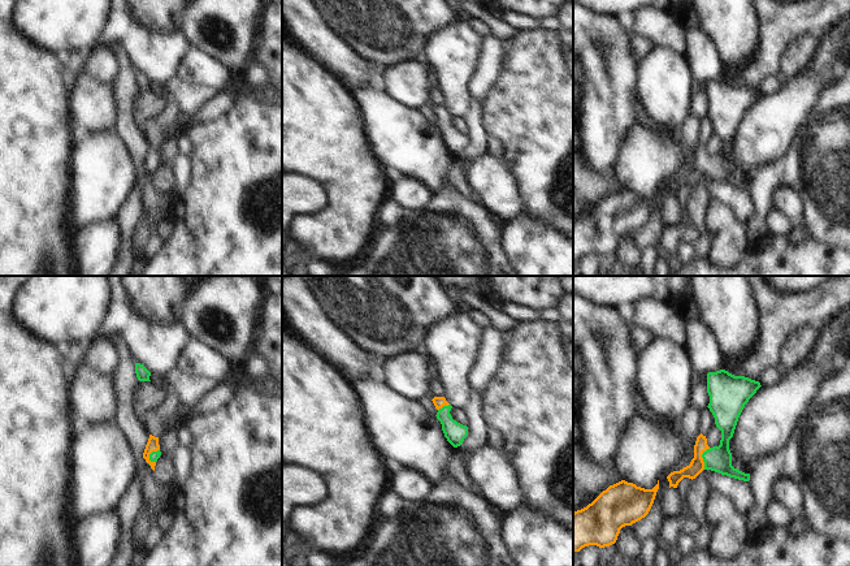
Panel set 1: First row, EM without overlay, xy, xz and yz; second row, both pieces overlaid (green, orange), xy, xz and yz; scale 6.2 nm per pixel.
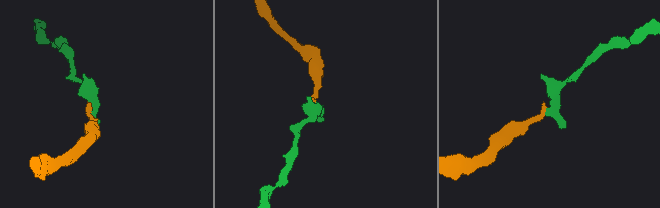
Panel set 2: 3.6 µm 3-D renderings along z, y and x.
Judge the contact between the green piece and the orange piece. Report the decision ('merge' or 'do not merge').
merge

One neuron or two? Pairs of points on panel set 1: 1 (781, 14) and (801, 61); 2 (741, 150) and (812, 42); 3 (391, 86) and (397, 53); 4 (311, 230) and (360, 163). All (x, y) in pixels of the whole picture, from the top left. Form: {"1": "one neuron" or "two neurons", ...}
{"1": "two neurons", "2": "two neurons", "3": "two neurons", "4": "one neuron"}

